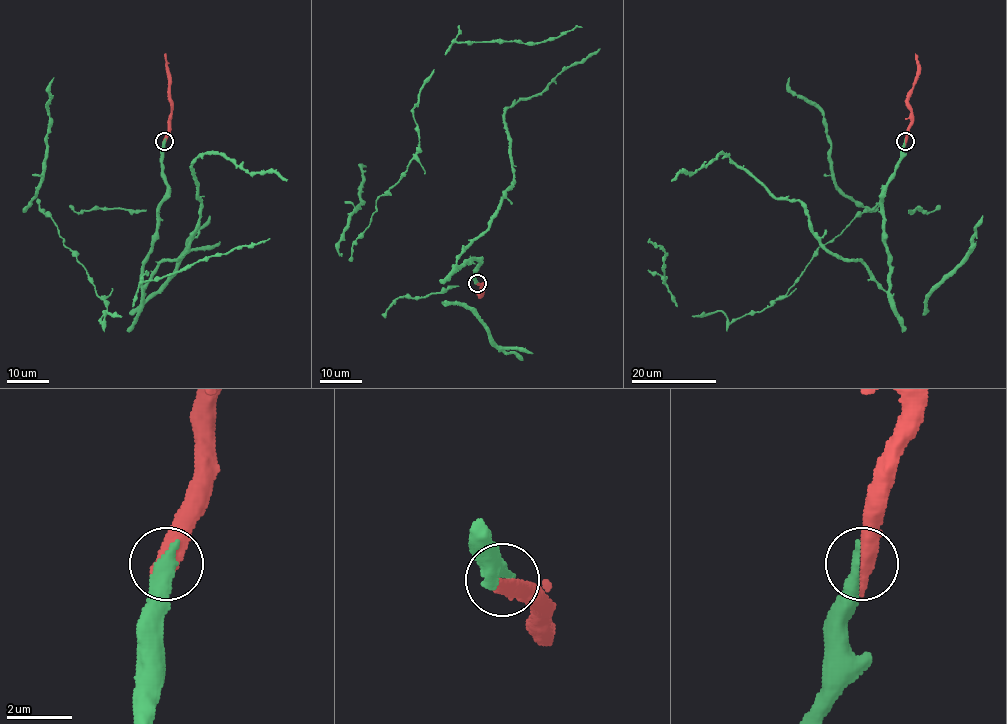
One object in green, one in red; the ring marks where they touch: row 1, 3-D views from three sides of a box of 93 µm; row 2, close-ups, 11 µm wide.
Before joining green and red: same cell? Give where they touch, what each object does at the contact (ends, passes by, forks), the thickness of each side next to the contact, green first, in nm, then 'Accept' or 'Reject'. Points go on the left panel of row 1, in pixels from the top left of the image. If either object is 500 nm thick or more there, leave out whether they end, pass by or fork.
Place: (164, 141). Thickness 440 nm (green) against 650 nm. Accept

